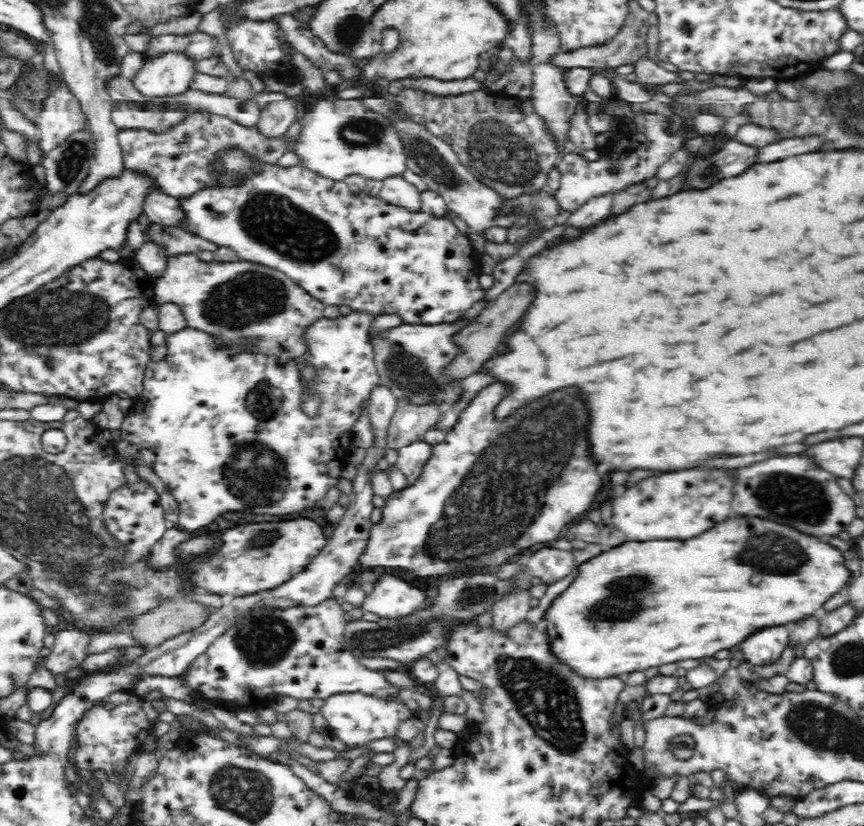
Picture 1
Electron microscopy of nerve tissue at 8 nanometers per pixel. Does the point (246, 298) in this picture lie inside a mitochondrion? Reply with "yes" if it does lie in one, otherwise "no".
yes

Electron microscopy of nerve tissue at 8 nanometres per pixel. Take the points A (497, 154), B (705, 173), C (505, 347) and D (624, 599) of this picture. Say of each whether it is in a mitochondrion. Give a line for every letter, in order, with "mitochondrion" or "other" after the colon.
A: mitochondrion
B: mitochondrion
C: other
D: mitochondrion

